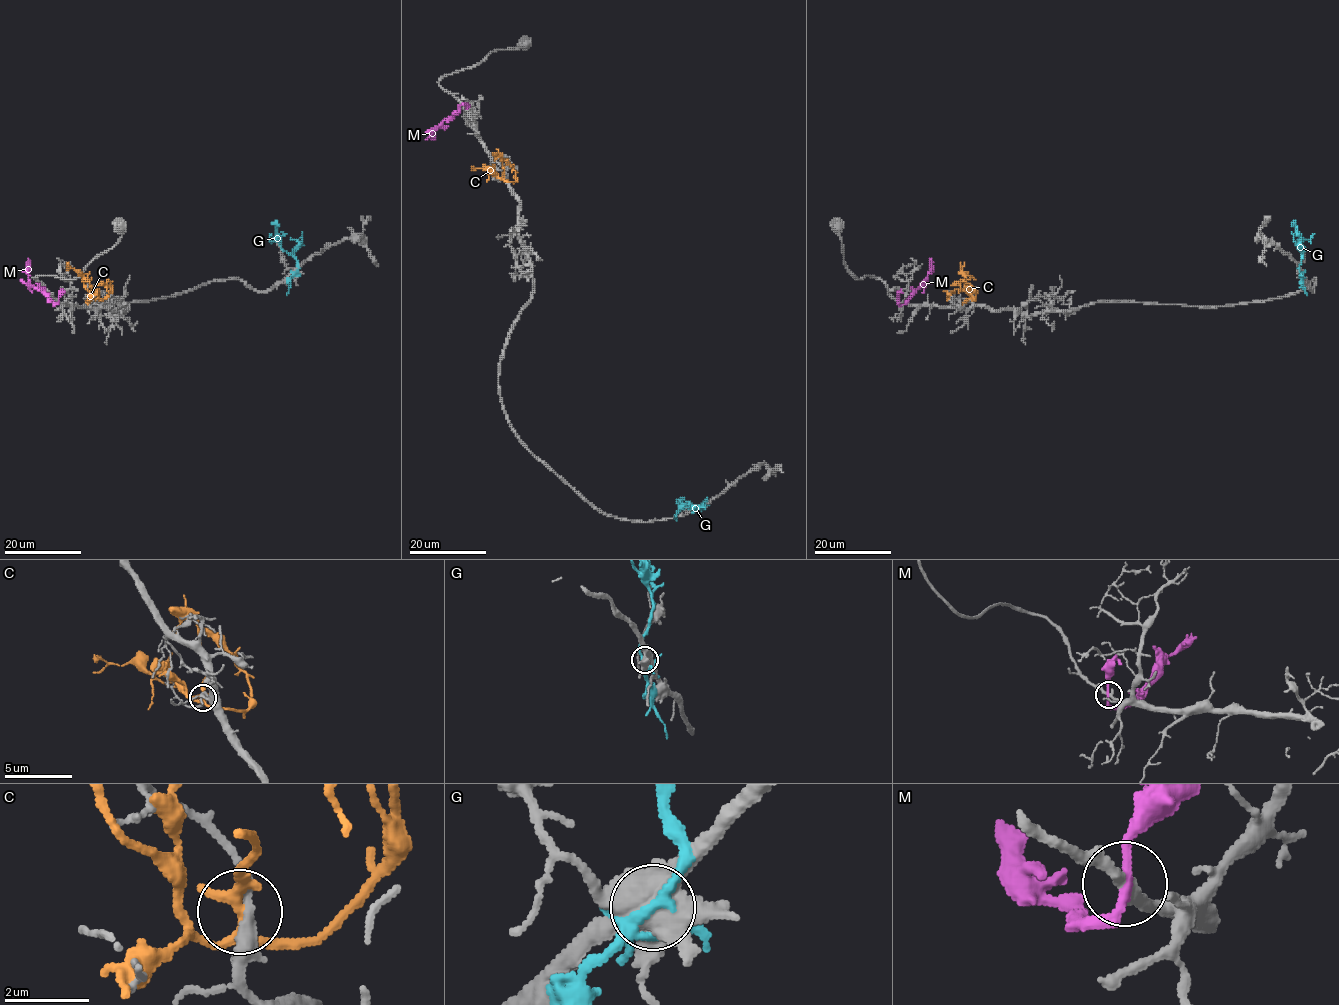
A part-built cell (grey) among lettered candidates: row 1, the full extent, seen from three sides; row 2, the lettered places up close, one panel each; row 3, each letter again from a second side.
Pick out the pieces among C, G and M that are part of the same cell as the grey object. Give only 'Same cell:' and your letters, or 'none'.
Same cell: none

